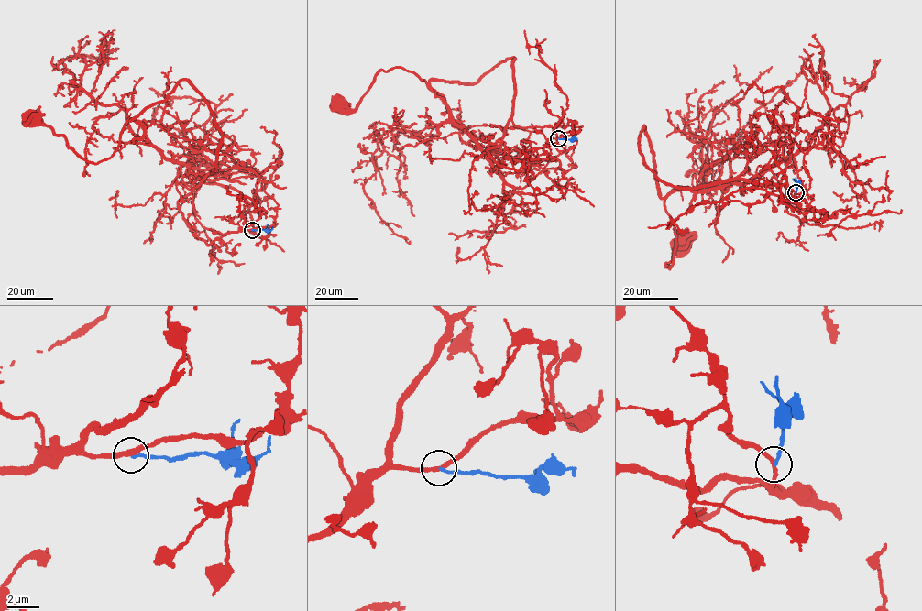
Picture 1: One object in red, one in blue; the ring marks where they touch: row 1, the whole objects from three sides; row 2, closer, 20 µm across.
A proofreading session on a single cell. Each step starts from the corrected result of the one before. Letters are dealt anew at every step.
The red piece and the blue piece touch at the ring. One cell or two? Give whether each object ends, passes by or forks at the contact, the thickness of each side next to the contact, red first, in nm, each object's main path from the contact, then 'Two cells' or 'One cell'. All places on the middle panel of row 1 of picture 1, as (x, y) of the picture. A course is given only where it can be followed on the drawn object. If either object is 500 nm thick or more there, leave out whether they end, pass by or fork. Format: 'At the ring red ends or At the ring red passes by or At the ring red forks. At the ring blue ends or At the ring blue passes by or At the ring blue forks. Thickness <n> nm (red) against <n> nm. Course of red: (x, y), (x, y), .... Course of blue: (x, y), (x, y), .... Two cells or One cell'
At the ring red passes by. At the ring blue ends. Thickness 280 nm (red) against 190 nm. Course of red: (558, 138), (518, 170), (499, 164), (497, 145), (483, 151), (402, 68), (379, 71), (354, 109), (340, 103). Course of blue: (558, 138), (576, 139). Two cells

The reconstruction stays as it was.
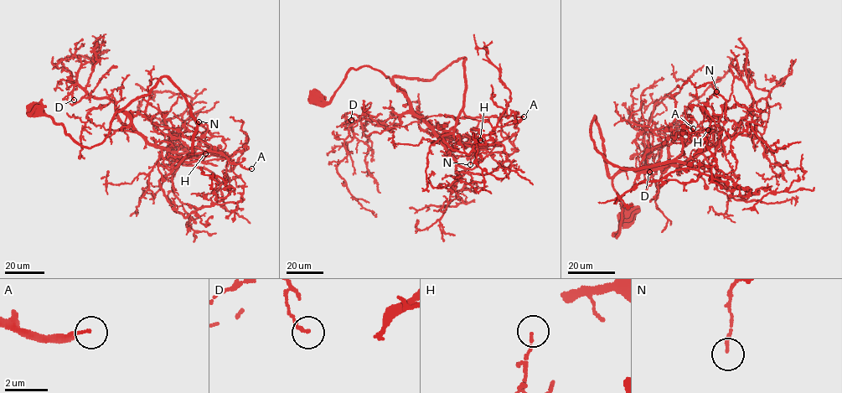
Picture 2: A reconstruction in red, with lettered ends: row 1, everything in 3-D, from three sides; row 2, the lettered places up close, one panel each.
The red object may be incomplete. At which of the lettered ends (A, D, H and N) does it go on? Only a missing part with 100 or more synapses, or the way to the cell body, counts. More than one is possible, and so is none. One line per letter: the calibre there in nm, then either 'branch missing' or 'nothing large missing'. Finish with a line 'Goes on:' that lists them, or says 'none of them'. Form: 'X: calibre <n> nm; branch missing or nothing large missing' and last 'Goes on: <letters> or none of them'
A: calibre 100 nm; branch missing
D: calibre 130 nm; nothing large missing
H: calibre 110 nm; nothing large missing
N: calibre 140 nm; nothing large missing
Goes on: A

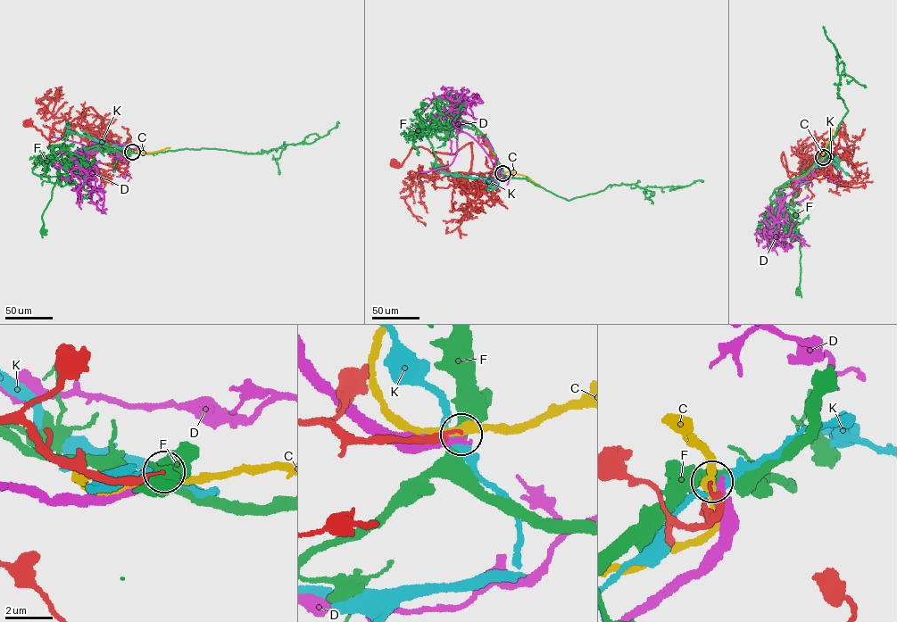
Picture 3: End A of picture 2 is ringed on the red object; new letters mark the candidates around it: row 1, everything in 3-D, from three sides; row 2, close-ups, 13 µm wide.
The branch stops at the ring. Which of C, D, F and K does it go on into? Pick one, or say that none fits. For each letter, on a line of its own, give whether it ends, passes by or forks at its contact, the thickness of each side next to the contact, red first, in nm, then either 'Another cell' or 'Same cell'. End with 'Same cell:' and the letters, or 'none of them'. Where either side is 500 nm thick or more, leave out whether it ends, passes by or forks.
C: It passes by. Thickness 380 nm (red) against 320 nm. Another cell
D: It ends there. Thickness 100 nm (red) against 240 nm. Another cell
F: Thickness 150 nm (red) against 500 nm. Another cell
K: It passes by. Thickness 340 nm (red) against 280 nm. Another cell
Same cell: none of them

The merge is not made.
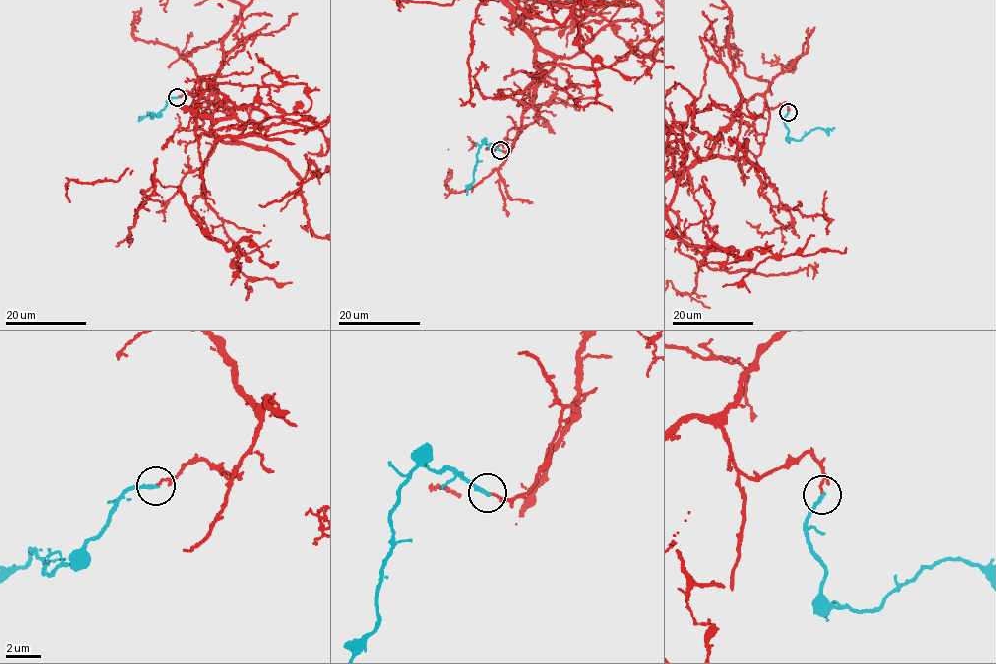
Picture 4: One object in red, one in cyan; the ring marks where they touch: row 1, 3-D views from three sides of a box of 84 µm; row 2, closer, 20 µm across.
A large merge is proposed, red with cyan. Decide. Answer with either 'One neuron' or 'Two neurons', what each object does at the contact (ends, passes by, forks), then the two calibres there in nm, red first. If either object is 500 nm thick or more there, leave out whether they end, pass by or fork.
Two neurons. At the ring red ends. At the ring cyan ends. Thickness 130 nm (red) against 240 nm

